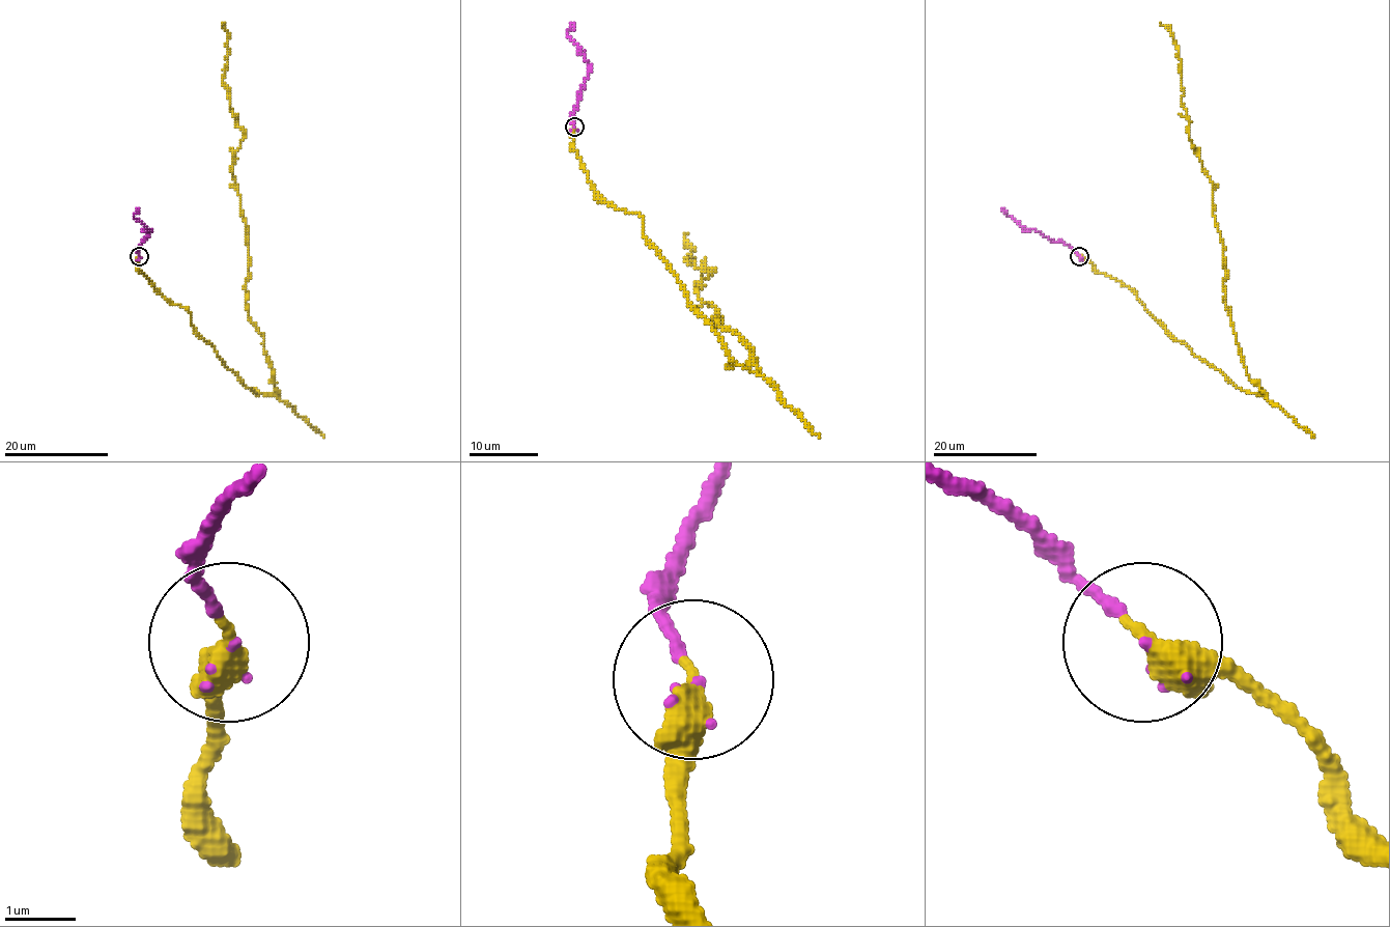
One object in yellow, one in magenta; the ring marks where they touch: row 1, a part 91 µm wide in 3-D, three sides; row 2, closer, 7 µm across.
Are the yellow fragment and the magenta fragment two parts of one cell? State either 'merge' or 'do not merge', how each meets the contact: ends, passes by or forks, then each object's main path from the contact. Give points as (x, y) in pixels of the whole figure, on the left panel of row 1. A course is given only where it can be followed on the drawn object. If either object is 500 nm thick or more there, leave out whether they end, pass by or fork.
merge; yellow ends; magenta ends; course yellow (139, 255), (227, 366), (276, 394), (246, 301), (232, 169), (245, 133), (222, 81), (223, 22); course magenta (139, 255), (137, 248), (151, 230), (134, 217), (139, 207)

